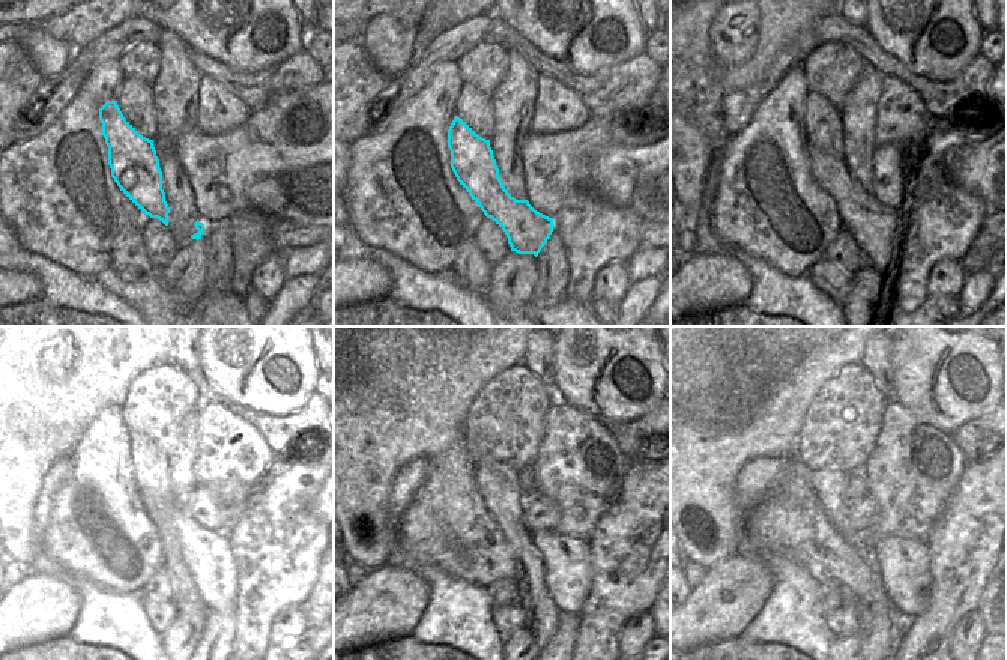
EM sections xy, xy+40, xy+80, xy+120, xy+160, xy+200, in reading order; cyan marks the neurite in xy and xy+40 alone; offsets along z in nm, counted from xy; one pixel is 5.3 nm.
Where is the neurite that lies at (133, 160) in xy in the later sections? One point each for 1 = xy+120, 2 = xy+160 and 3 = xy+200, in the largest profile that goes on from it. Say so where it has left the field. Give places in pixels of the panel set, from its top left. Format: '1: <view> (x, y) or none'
1: xy+120 (208, 555)
2: xy+160 (567, 560)
3: xy+200 (902, 561)

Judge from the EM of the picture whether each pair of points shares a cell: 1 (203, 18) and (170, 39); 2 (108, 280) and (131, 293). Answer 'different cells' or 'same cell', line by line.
1: different cells
2: same cell

